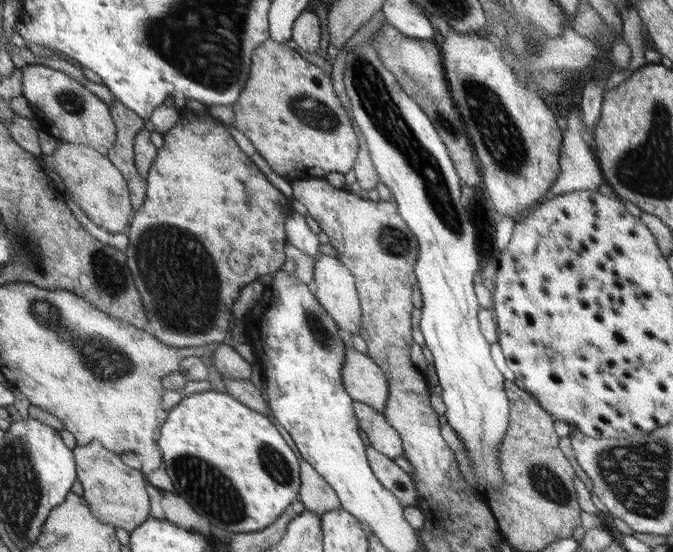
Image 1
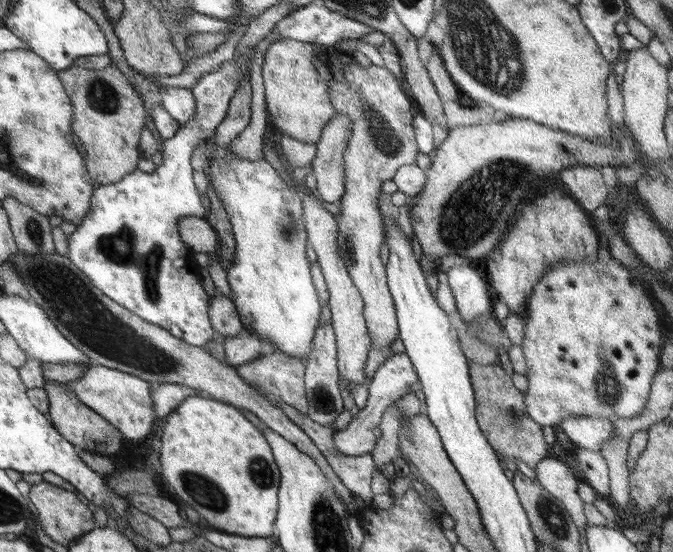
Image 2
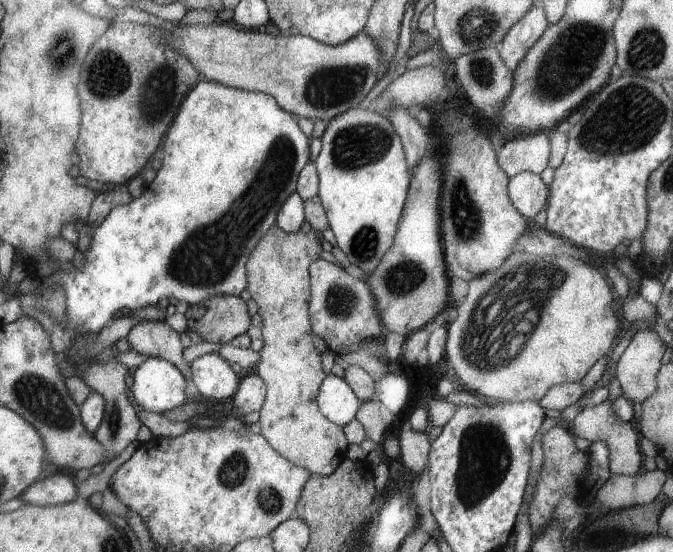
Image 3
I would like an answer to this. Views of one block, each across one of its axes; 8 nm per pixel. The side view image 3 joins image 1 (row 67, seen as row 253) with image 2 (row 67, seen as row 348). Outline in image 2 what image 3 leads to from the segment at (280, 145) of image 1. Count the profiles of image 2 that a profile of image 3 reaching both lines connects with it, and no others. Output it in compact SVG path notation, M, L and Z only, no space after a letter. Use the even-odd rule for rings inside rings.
M291 38L275 39L267 45L260 68L266 110L273 126L299 142L311 144L319 140L323 125L334 117L327 86L313 66L315 56L317 48L314 44Z

